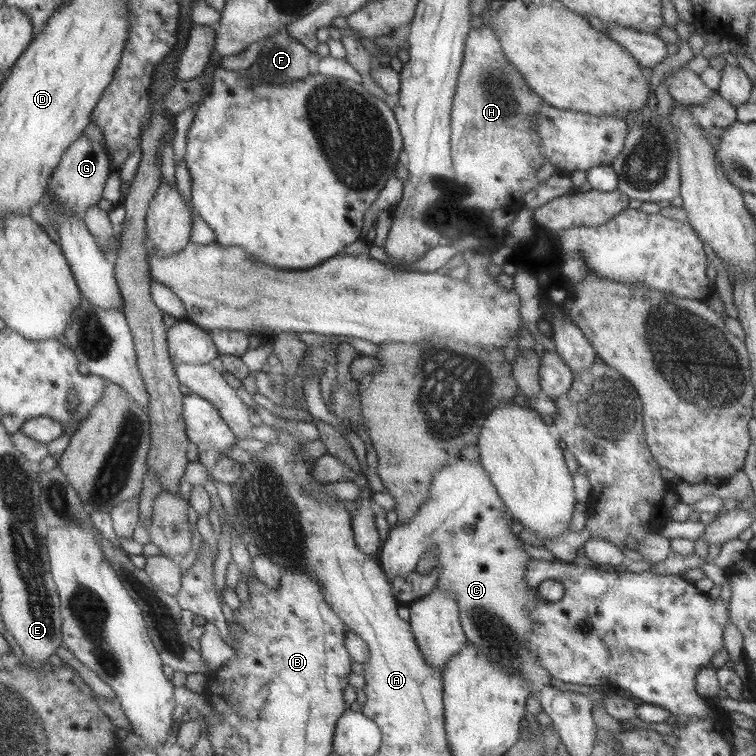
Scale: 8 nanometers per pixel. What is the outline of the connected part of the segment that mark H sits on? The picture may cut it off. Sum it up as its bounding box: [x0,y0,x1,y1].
[451,25,547,213]

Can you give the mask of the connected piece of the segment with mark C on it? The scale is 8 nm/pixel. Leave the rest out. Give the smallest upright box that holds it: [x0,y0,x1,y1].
[378,455,553,698]

